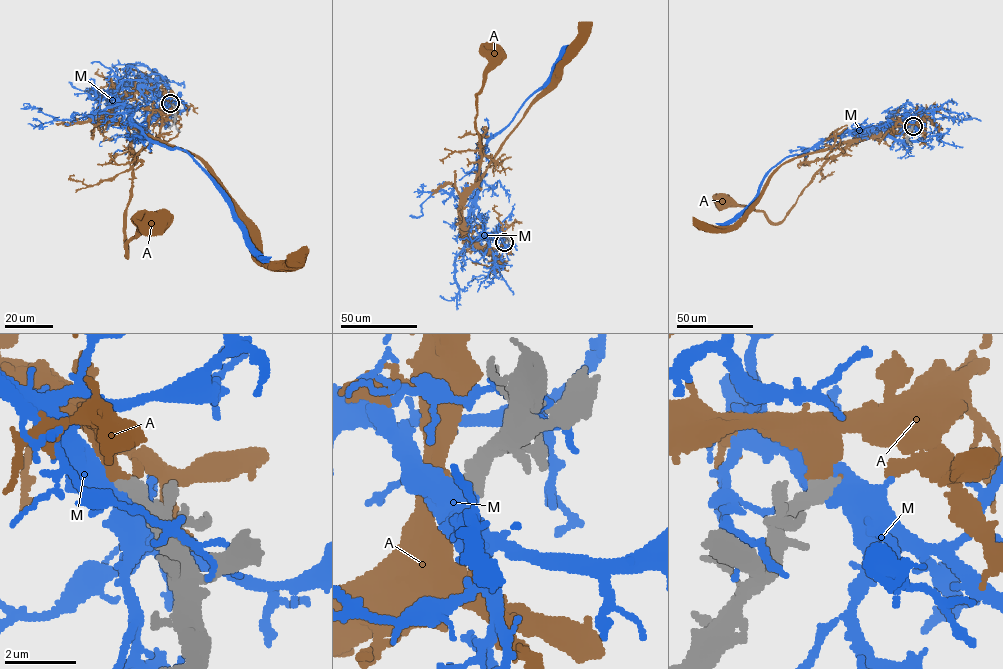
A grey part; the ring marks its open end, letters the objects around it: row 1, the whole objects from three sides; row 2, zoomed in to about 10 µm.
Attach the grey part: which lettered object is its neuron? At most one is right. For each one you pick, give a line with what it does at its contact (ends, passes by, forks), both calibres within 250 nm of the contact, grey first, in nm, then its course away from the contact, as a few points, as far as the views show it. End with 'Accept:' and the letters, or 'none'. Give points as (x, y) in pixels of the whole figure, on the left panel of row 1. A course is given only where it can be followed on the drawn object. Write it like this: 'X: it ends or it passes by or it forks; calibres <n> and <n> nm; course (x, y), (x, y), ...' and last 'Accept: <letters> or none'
A: it ends; calibres 400 and 400 nm; course (170, 103), (136, 92), (104, 115), (126, 129), (134, 153), (125, 255), (131, 238), (157, 221)
Accept: A

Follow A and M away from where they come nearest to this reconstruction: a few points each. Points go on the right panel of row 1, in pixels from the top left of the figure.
A: (913, 126), (919, 119), (905, 129), (856, 138), (813, 176), (782, 221), (772, 222), (759, 210), (724, 201)
M: (913, 126), (908, 116), (822, 139), (779, 161), (747, 205), (733, 218), (715, 223)

